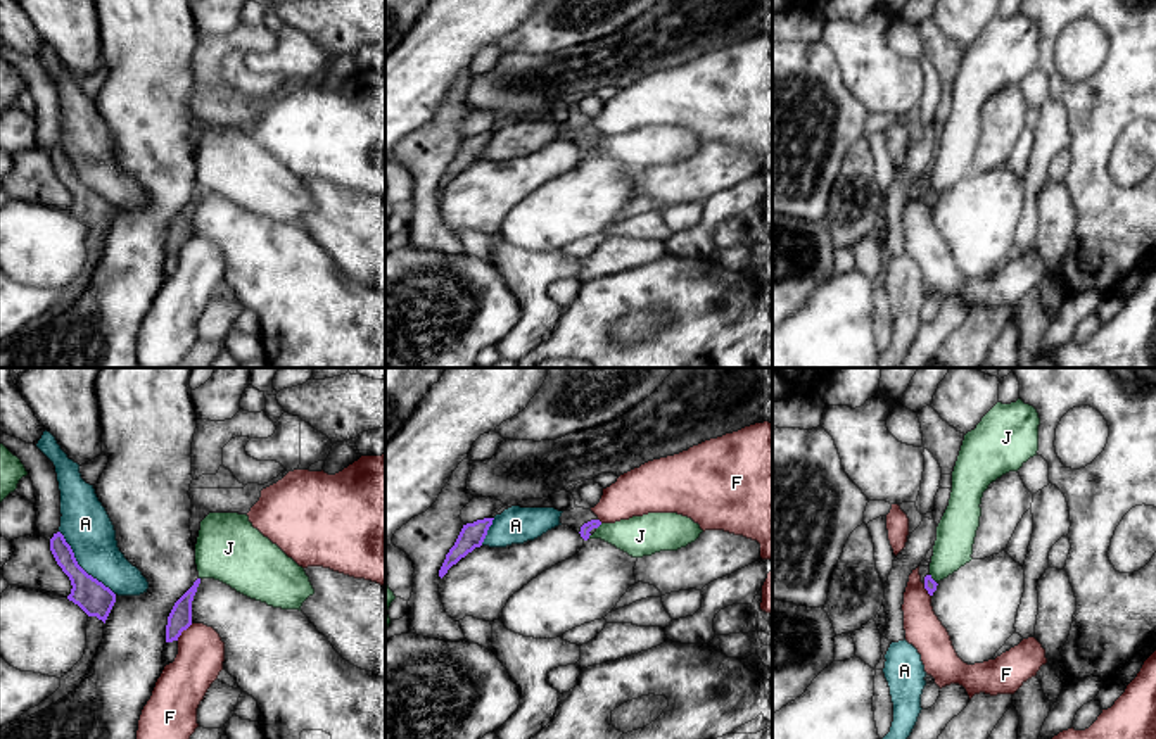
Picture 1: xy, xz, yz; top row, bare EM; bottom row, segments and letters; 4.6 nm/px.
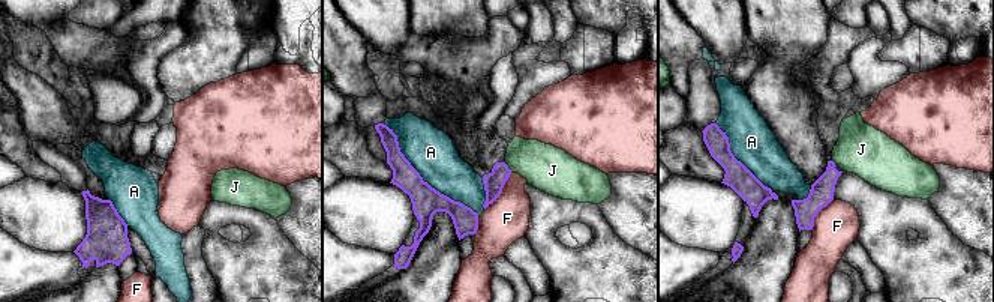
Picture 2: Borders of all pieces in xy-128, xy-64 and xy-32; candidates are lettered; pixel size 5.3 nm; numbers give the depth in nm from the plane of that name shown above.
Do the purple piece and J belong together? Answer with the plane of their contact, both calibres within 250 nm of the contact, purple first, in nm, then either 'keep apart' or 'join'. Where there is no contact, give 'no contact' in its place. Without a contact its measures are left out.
meets purple in yz; 60 nm thick on the purple side, 180 nm on the other; keep apart

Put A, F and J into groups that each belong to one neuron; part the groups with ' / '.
A / F / J

